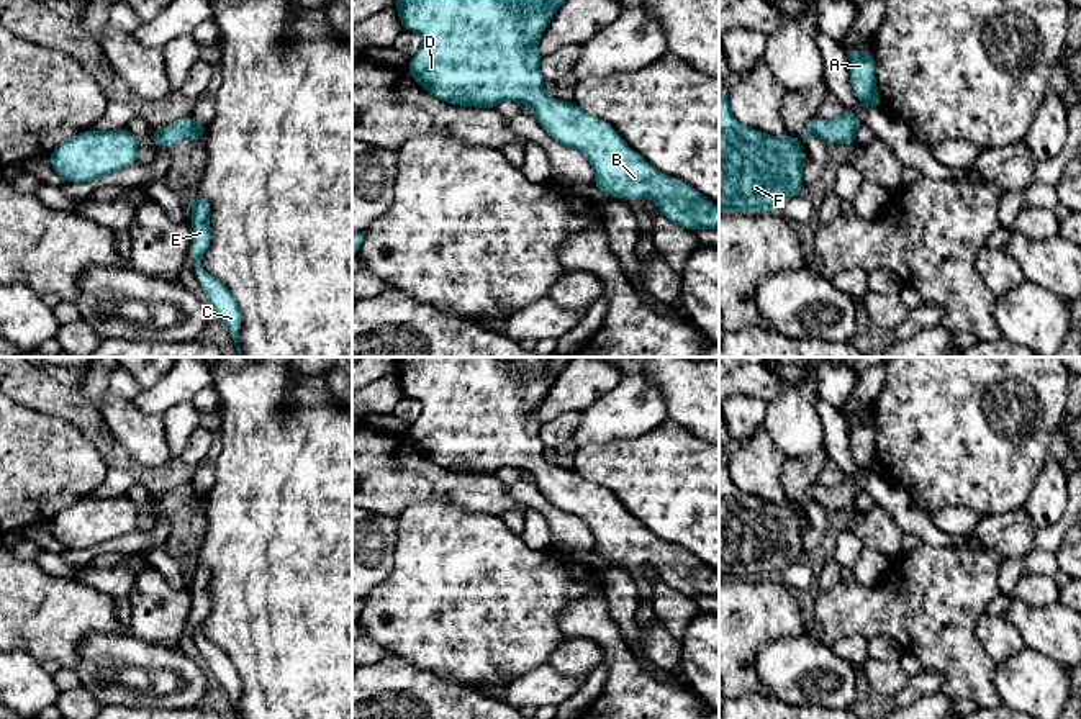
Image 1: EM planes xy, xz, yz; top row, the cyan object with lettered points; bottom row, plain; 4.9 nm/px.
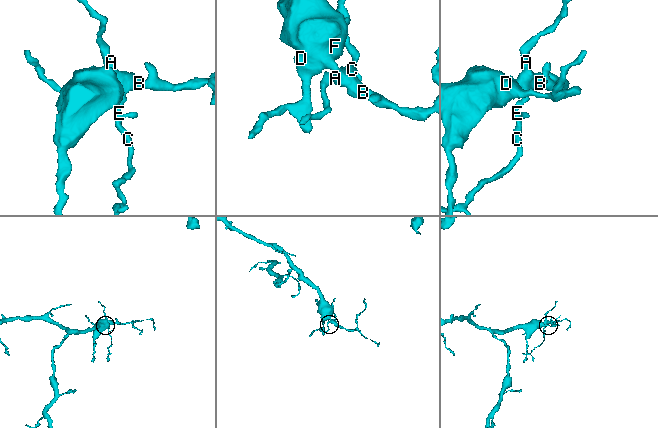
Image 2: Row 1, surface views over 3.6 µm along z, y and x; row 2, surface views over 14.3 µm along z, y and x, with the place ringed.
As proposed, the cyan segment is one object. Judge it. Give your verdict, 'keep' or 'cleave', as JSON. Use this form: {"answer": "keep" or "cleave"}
{"answer": "keep"}

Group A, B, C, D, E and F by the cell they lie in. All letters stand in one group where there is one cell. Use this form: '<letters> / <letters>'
A B C D E F

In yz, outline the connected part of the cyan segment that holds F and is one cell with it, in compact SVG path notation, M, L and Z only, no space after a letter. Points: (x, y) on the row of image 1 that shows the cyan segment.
M719 88L719 213L770 213L799 195L803 149L793 136L780 138L740 124L730 113L727 92Z

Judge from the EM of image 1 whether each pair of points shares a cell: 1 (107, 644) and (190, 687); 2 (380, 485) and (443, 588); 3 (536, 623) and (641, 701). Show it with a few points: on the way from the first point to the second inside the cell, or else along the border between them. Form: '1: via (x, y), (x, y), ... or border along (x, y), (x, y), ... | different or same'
1: via (128, 652), (164, 657), (172, 665) | same
2: border along (436, 500), (410, 505), (397, 516) | different
3: border along (578, 596), (556, 616), (564, 633) | different

